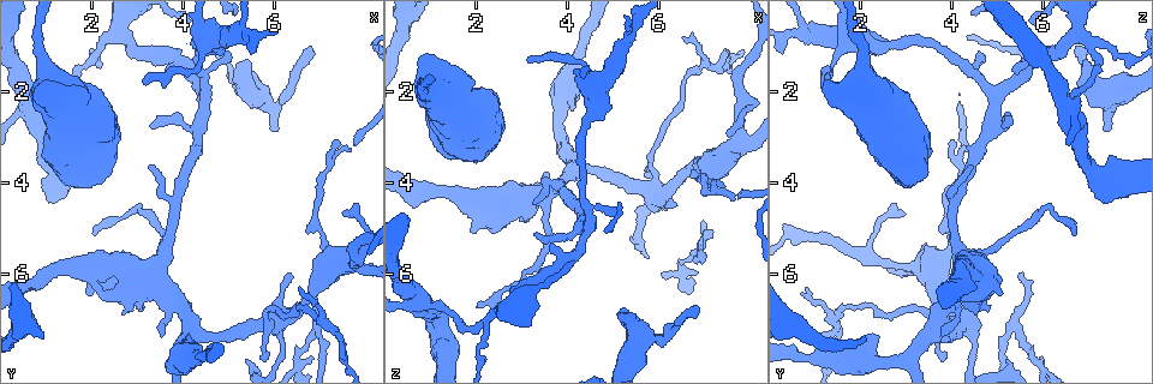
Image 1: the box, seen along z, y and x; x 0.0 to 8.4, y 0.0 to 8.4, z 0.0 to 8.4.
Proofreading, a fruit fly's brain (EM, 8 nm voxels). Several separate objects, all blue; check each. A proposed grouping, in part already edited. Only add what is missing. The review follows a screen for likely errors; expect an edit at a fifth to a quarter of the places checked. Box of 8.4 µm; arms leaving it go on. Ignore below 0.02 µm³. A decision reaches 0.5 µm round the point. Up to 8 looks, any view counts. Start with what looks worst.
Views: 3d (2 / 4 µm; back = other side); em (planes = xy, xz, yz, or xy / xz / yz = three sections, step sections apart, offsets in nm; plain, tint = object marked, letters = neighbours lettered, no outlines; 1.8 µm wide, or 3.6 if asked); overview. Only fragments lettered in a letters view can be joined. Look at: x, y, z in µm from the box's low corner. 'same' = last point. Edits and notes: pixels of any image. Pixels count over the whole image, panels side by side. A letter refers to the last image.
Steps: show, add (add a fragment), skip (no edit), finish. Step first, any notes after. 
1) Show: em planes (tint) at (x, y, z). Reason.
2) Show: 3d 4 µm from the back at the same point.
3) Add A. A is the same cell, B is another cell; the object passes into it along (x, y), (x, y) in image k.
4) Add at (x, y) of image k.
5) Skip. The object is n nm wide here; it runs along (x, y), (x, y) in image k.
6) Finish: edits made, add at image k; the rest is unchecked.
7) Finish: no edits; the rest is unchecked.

Show: em xy step 16 (letters) at (6.80, 1.00, 6.70).

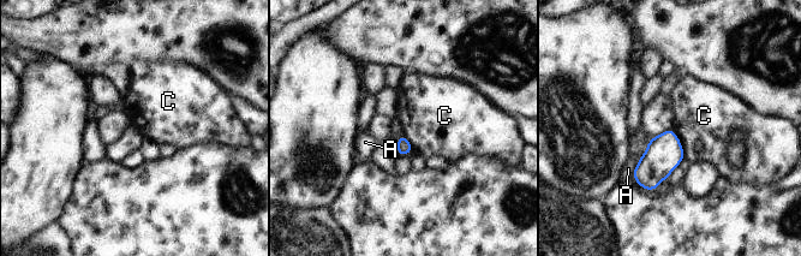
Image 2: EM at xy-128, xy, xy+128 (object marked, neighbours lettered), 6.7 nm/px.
Show: em planes (letters) at the same point.

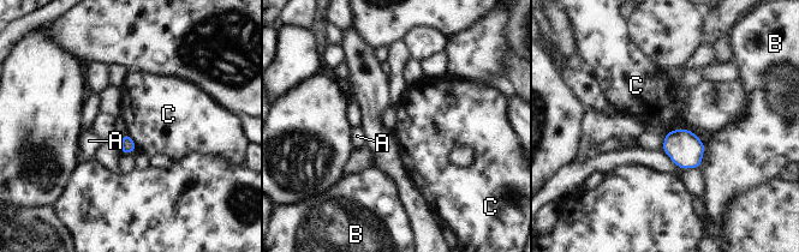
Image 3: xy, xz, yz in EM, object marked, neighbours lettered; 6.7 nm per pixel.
Skip. The object is 100 nm wide here; A, B and C are other cells; a border runs along (696, 133), (674, 128), (666, 134) in image 3; none of them fits.

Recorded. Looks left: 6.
Show: 3d 2 µm at (0.90, 2.30, 6.55). Four arms meet.

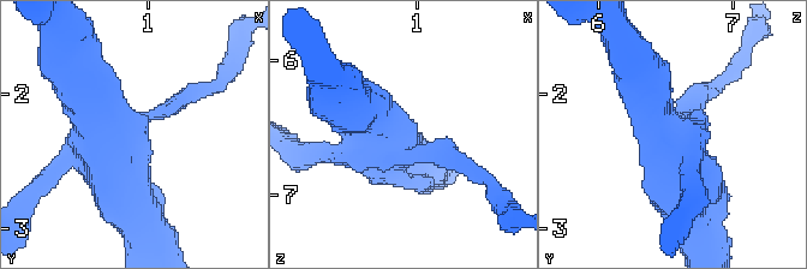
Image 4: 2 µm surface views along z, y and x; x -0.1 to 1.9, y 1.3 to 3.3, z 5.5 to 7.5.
Show: em yz step 8 (tint) at (0.84, 2.28, 6.60). 4 arms meet here; now the EM.

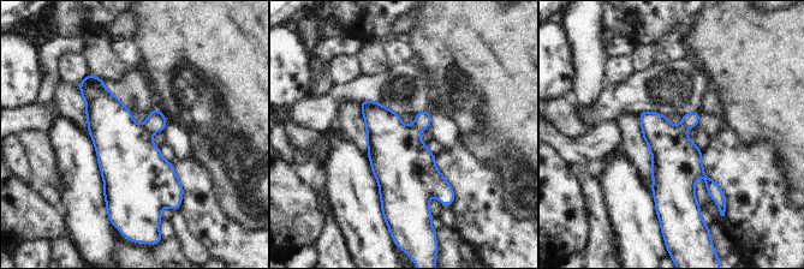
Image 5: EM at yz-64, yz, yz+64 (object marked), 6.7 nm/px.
Show: em yz step 8 (letters) at the same point.

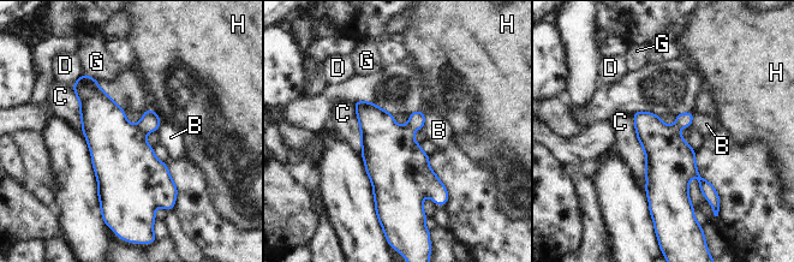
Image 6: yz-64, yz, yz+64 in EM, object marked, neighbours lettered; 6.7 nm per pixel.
Skip. The longest contact is with C, 440 nm; B, C, D, G and H are other cells; no lettered fragment goes on from it.

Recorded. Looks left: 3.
Show: em 3.6 µm xz step 8 (letters) at (1.45, 3.80, 3.50). Stops while still wide.

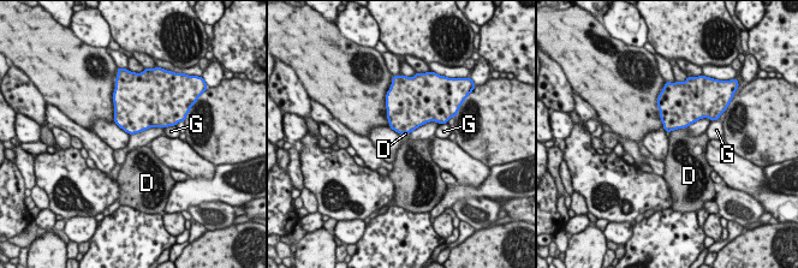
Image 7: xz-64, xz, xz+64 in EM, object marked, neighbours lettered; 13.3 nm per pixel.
Skip. D and G are other cells; a border runs along (688, 126), (668, 132) in image 7; no lettered fragment goes on from it.

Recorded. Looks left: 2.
Finish: no edits; the rest is unchecked.

